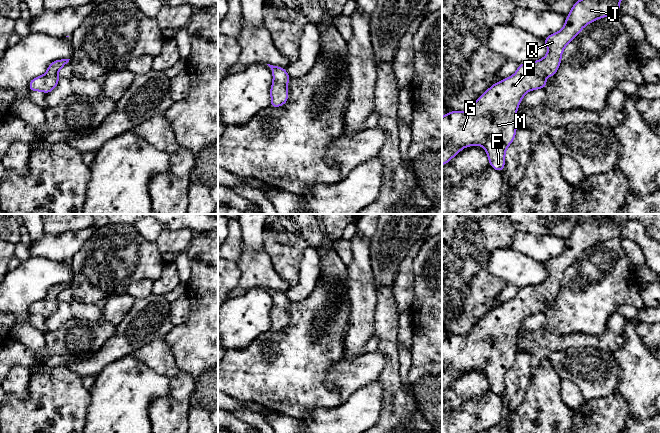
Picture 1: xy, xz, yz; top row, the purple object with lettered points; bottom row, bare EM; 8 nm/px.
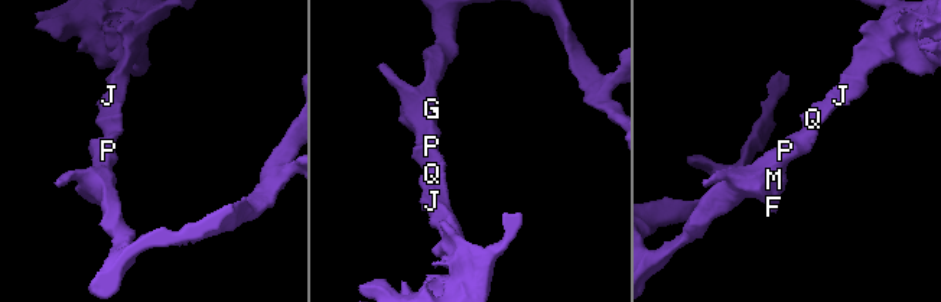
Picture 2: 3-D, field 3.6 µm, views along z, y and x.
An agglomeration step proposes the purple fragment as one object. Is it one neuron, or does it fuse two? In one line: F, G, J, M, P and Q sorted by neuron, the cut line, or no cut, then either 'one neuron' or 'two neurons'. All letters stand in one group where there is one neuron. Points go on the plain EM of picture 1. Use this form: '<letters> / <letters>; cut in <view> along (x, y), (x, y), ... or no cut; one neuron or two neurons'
F G J M P Q; no cut; one neuron

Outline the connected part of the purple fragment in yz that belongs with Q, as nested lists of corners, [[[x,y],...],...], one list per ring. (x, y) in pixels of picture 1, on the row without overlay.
[[[597,214],[589,221],[578,224],[568,240],[563,252],[544,263],[547,279],[535,286],[518,289],[516,297],[493,308],[483,317],[467,336],[452,335],[442,341],[442,390],[456,380],[463,372],[473,369],[484,371],[490,390],[502,396],[505,390],[507,371],[515,363],[517,354],[516,337],[523,320],[531,314],[546,312],[545,301],[553,301],[560,288],[565,270],[589,247],[597,243],[619,237],[619,224],[625,222],[628,214]]]

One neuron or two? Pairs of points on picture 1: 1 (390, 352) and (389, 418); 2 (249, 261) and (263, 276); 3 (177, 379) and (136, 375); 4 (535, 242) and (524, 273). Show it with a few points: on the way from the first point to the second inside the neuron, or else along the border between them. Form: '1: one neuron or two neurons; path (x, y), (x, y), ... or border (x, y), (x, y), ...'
1: one neuron; path (391, 368), (389, 402)
2: one neuron; path (253, 265), (259, 272)
3: two neurons; border (147, 365), (167, 377), (169, 393), (166, 396)
4: two neurons; border (511, 247), (543, 263)

